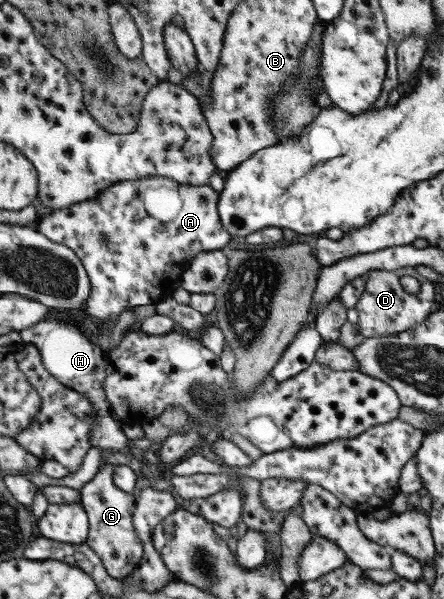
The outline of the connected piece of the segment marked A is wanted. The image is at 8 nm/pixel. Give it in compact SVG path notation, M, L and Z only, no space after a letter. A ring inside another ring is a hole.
M156 176L115 183L94 199L57 209L36 223L36 229L54 243L69 247L81 259L91 290L83 309L92 317L106 321L127 309L156 304L171 296L181 283L185 267L201 251L222 250L231 235L225 230L217 210L219 194L211 186L179 184ZM102 235L108 239L102 241Z

